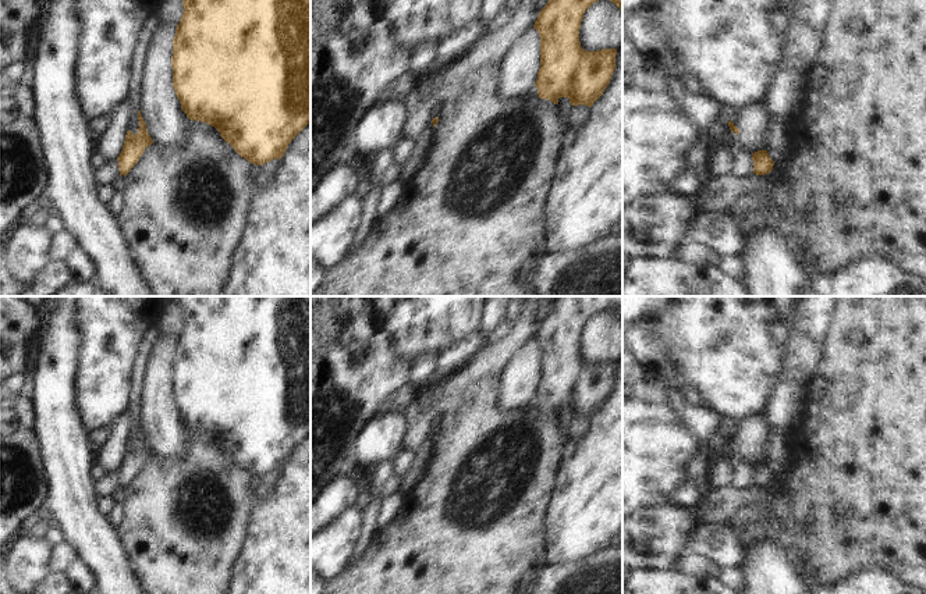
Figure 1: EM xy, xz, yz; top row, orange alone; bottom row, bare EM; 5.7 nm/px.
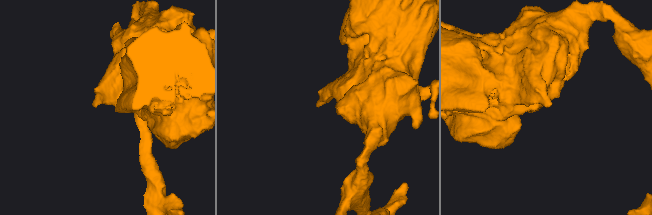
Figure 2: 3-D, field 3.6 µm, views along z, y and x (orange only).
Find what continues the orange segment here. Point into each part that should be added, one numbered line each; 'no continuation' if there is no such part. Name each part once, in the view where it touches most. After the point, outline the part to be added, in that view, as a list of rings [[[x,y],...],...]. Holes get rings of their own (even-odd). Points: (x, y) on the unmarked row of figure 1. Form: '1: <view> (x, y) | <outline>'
no continuation

